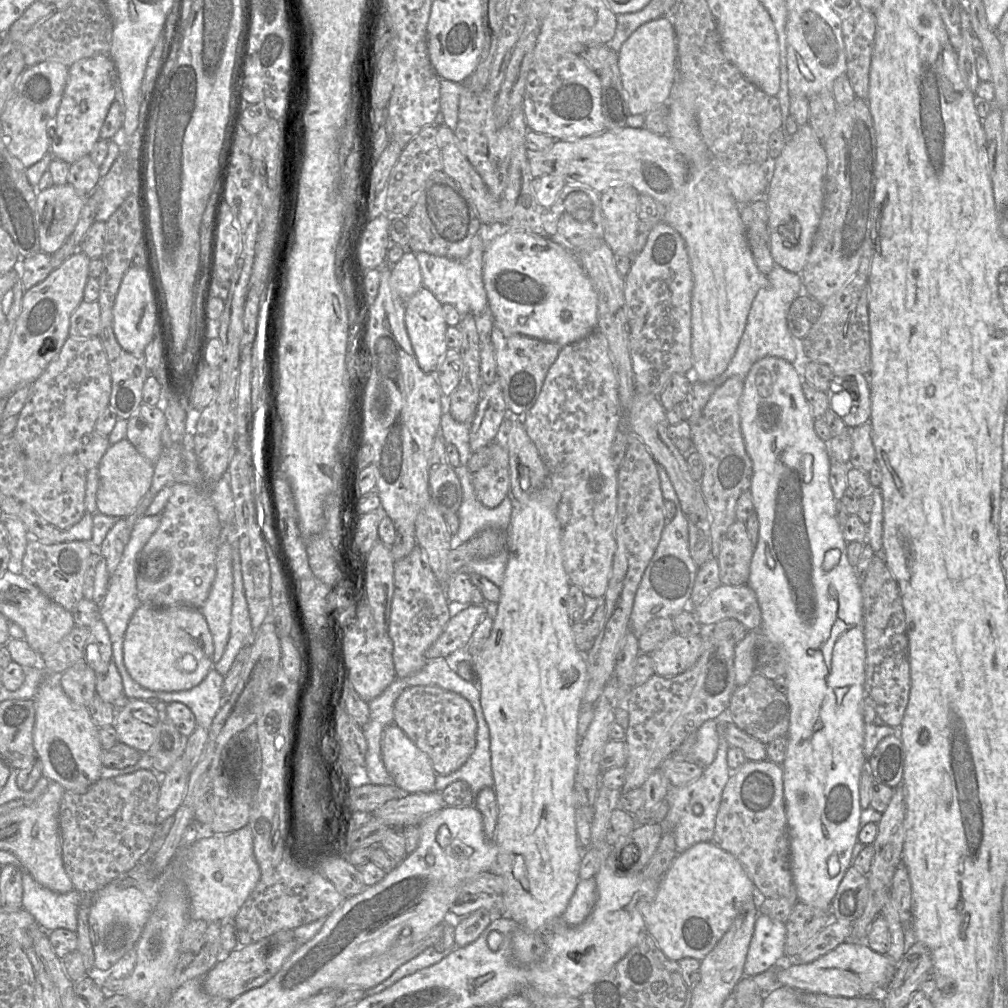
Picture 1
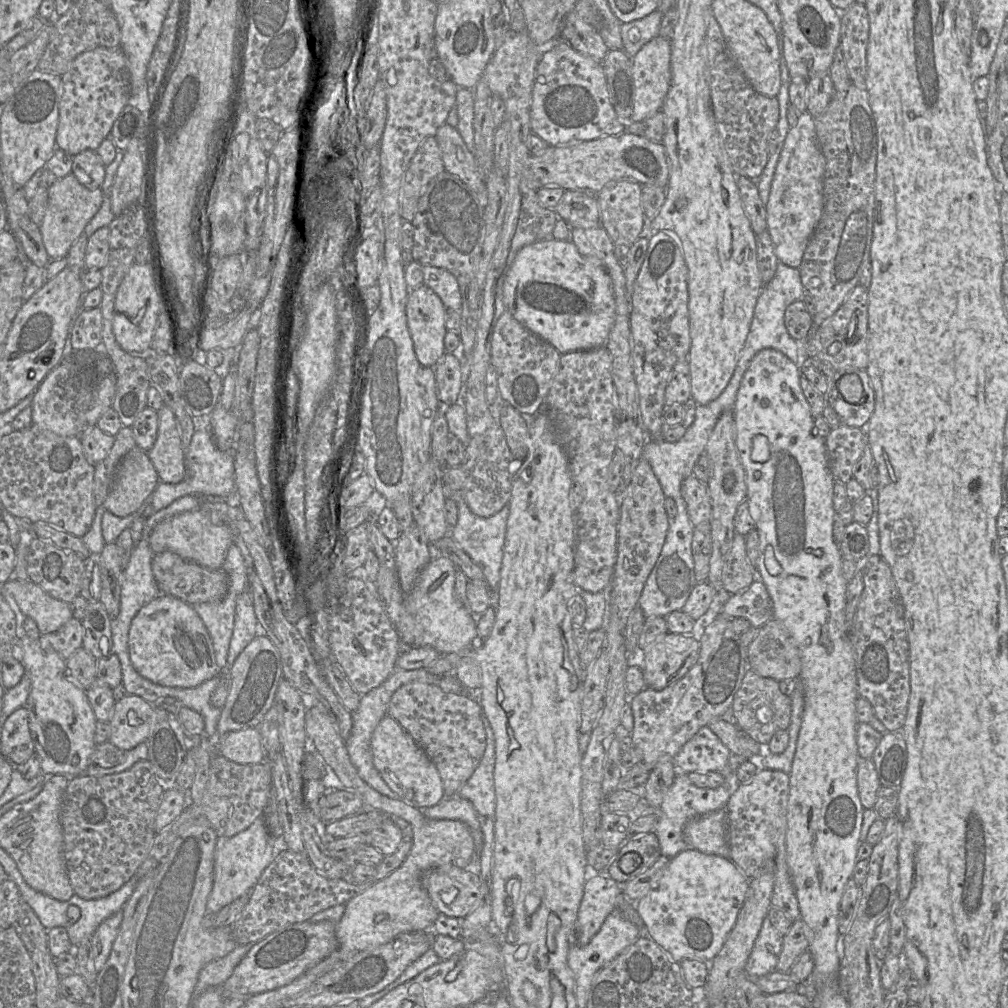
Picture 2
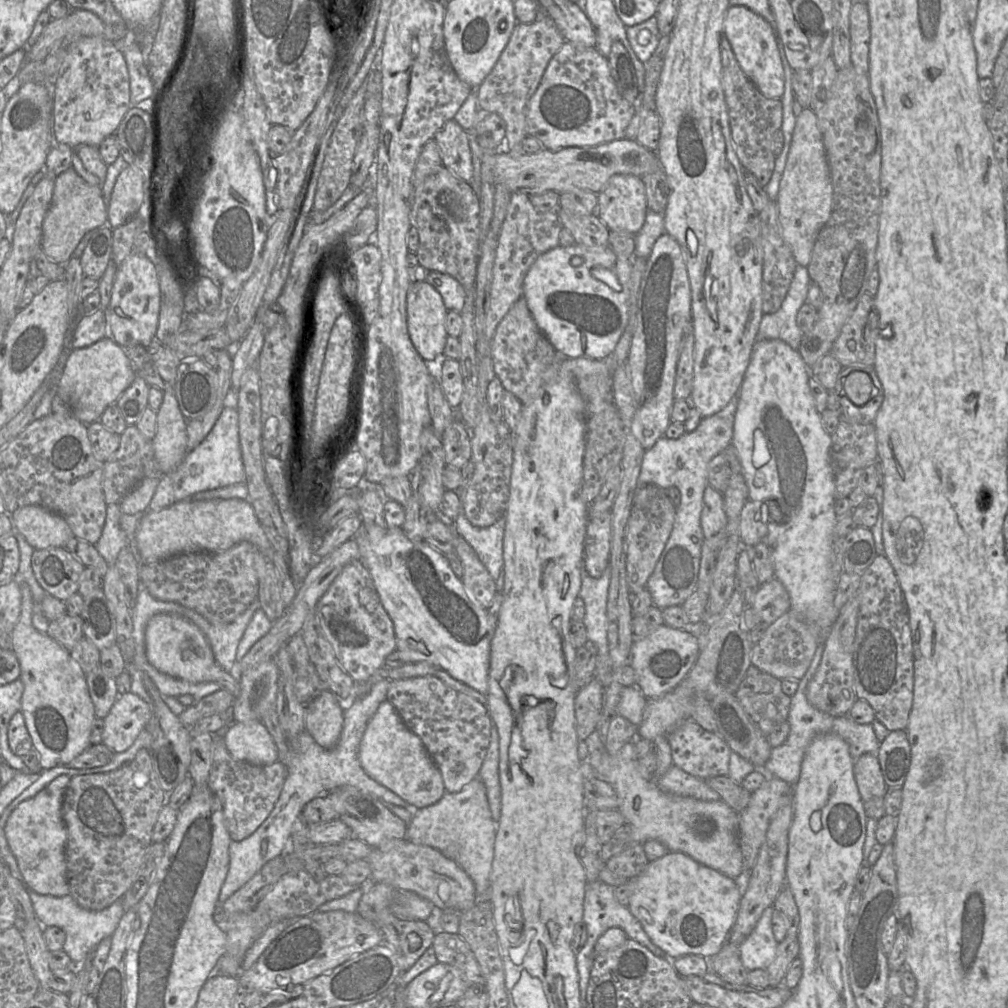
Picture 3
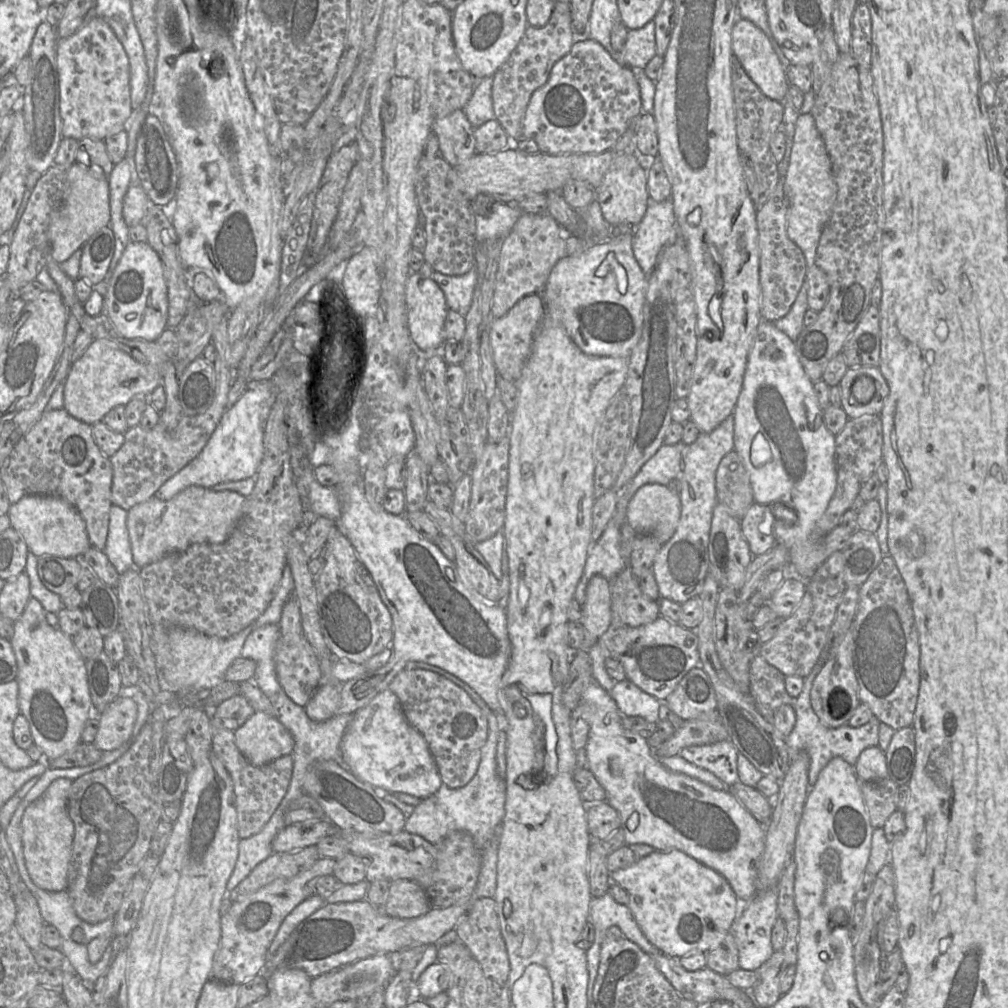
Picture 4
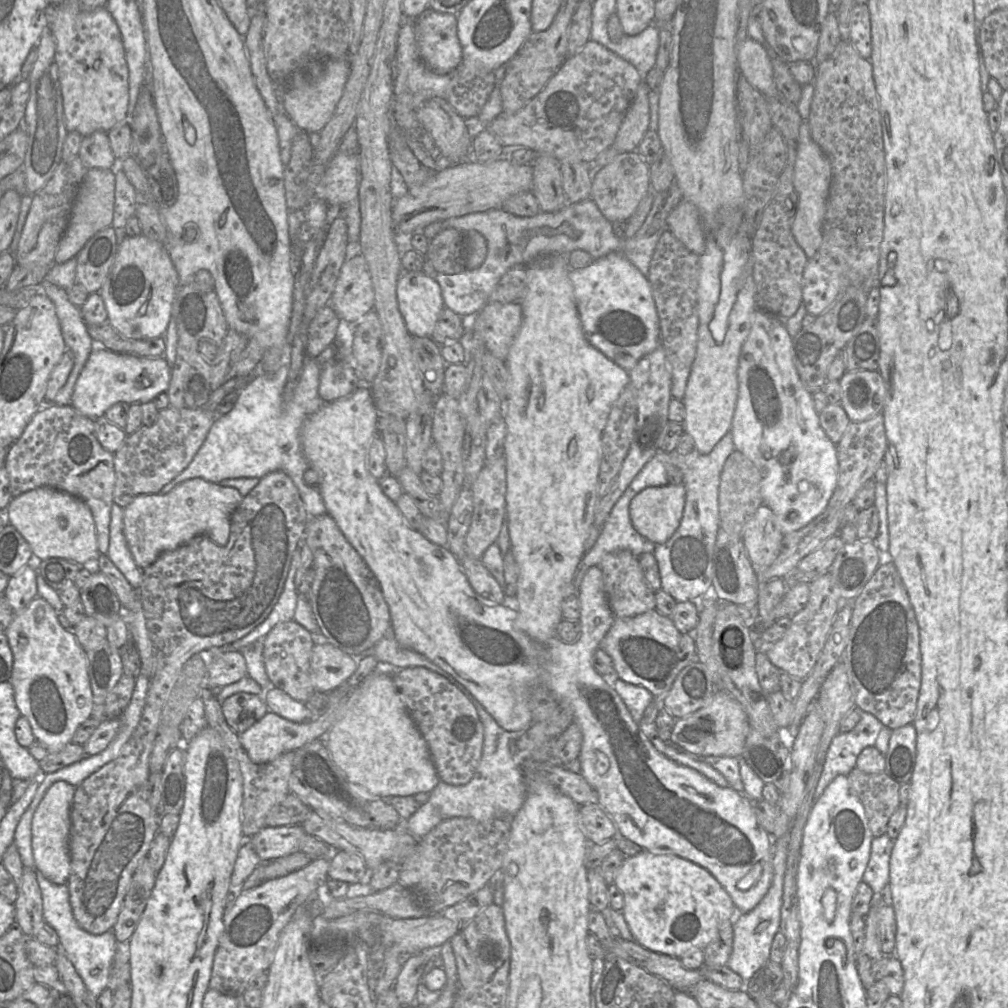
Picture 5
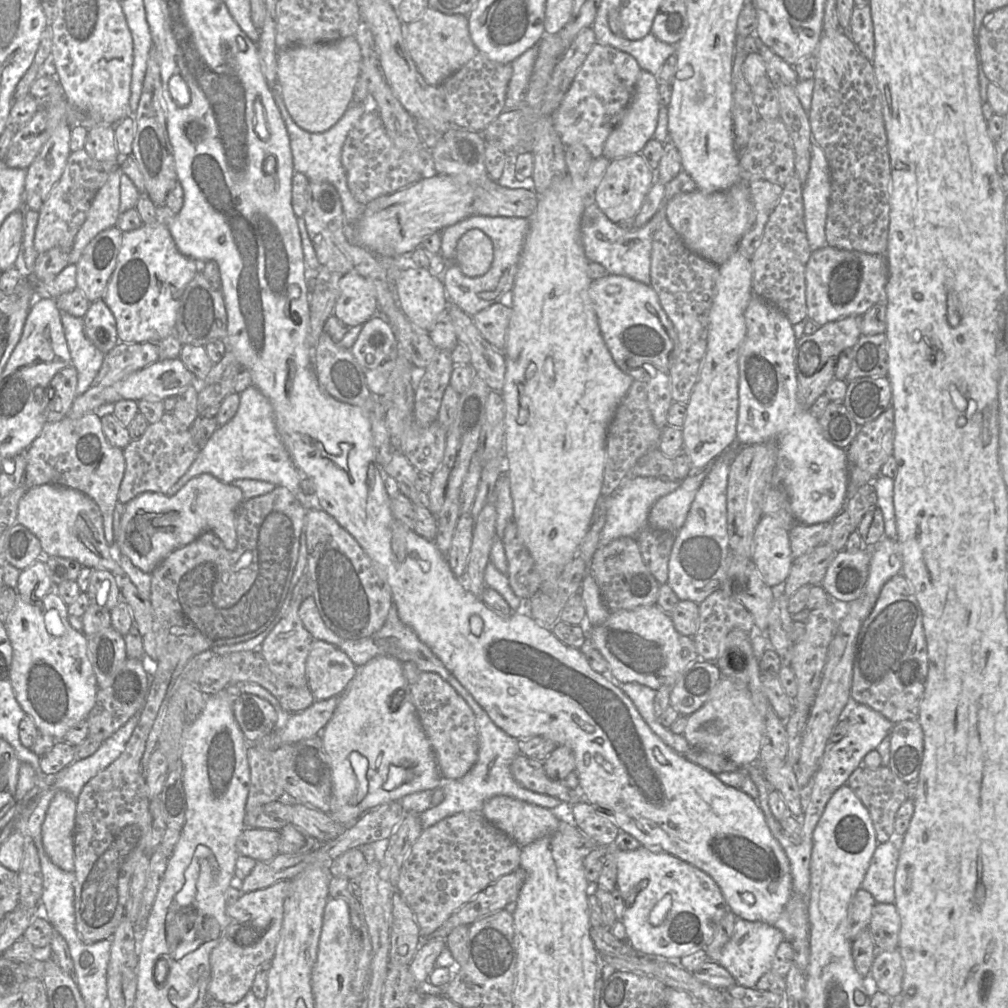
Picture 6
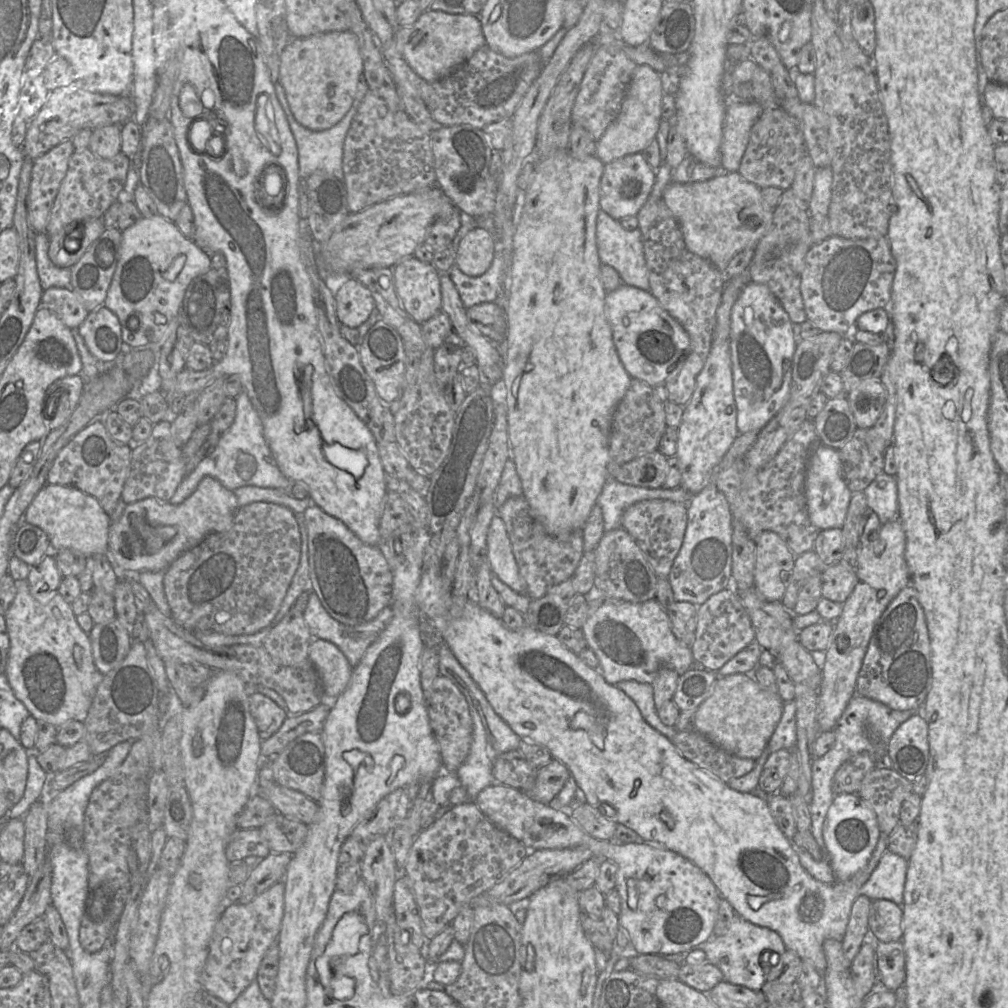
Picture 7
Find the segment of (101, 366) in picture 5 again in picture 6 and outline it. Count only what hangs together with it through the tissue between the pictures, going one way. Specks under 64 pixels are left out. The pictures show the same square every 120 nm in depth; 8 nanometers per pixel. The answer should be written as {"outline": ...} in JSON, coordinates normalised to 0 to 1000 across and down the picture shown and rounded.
{"outline":[[[179,355],[165,356],[150,360],[140,367],[132,369],[124,376],[103,387],[103,397],[106,401],[113,401],[121,396],[138,398],[162,398],[164,395],[181,390],[190,380],[196,380],[192,372],[185,365]]]}

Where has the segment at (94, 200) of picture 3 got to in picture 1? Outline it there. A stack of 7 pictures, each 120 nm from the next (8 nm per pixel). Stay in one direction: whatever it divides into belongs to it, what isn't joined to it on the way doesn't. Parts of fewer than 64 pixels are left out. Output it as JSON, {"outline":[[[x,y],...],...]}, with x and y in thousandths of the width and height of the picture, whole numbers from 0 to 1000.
{"outline":[[[68,182],[37,190],[41,250],[55,252],[71,233],[86,194]]]}

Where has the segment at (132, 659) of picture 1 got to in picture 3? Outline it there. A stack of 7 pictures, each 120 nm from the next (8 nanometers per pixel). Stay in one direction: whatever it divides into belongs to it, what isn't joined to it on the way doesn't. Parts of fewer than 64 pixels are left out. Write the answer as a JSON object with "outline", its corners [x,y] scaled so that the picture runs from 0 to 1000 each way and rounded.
{"outline":[[[160,608],[149,613],[144,625],[144,648],[147,657],[161,668],[189,678],[214,677],[232,691],[238,687],[237,676],[215,659],[201,627],[177,609]]]}

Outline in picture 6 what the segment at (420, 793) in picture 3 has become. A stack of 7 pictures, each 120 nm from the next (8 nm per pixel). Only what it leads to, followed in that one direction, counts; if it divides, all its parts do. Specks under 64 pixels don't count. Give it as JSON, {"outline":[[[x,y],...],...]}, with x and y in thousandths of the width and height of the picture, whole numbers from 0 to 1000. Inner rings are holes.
{"outline":[[[374,651],[355,662],[352,672],[337,689],[335,700],[317,732],[329,763],[329,792],[325,808],[338,819],[348,820],[364,805],[388,795],[397,795],[409,787],[432,784],[438,776],[431,745],[408,695],[400,658],[390,652]],[[395,685],[404,688],[397,689]]]}

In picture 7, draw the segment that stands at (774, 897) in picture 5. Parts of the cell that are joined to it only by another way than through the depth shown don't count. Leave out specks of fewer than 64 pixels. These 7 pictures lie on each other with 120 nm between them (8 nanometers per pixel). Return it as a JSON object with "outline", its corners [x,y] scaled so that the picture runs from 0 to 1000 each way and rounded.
{"outline":[[[730,907],[722,923],[715,929],[706,929],[700,935],[687,940],[700,945],[701,954],[711,958],[717,966],[719,974],[734,977],[747,983],[755,983],[761,973],[763,959],[768,960],[772,951],[780,943],[774,928],[759,920],[749,918]]]}

